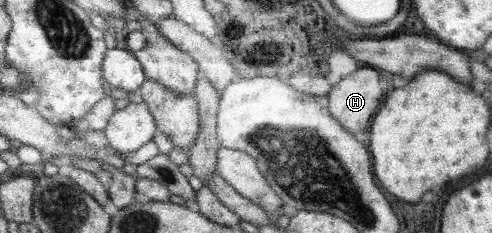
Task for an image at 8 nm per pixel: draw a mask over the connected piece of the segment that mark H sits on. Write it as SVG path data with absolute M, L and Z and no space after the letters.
M359 69L329 93L331 113L345 125L345 129L357 135L367 129L371 117L381 107L383 97L385 87L381 73L375 69Z

